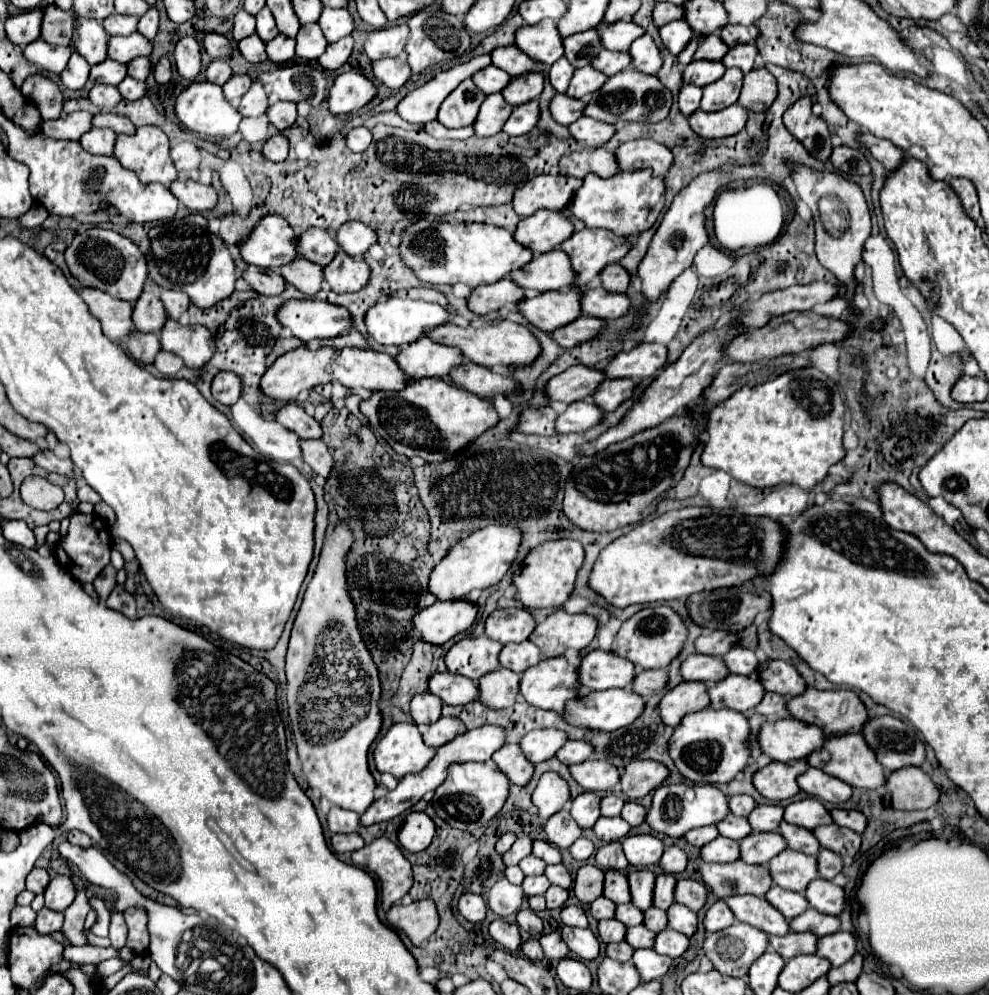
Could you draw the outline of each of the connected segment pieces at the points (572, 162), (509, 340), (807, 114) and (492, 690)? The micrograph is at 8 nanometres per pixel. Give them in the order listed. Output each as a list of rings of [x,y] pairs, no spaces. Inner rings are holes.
[[[583,149],[573,151],[559,161],[559,173],[567,177],[583,179],[587,173],[595,173],[599,177],[607,177],[615,173],[615,155],[611,151],[599,149]]]
[[[501,321],[497,325],[485,325],[485,327],[459,327],[459,325],[451,325],[451,323],[443,323],[439,327],[427,329],[425,331],[427,337],[431,337],[437,343],[455,347],[461,351],[461,355],[477,365],[483,365],[487,369],[495,367],[495,365],[529,365],[535,361],[535,357],[539,355],[539,343],[537,339],[529,333],[527,327],[519,325],[519,323],[511,323],[511,321]]]
[[[803,97],[795,101],[783,115],[783,123],[787,131],[803,143],[803,147],[817,157],[819,161],[827,161],[831,157],[833,145],[831,145],[831,133],[827,129],[827,123],[811,113],[811,99]]]
[[[499,667],[497,671],[483,675],[477,685],[479,703],[491,709],[505,709],[515,703],[515,697],[519,693],[519,675]]]

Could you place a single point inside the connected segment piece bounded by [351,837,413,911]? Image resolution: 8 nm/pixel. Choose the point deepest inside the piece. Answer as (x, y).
(383, 859)

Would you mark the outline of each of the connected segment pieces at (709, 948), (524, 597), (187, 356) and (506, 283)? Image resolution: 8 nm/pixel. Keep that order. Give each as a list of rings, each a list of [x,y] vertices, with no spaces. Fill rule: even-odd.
[[[735,923],[711,933],[703,943],[703,951],[719,973],[745,979],[751,963],[767,951],[767,935],[747,927],[747,923]]]
[[[551,539],[539,543],[531,549],[525,559],[521,561],[521,569],[513,575],[515,587],[515,601],[519,601],[525,609],[537,607],[561,607],[575,585],[577,569],[583,565],[583,545],[573,539]]]
[[[169,317],[159,339],[161,349],[179,355],[187,367],[201,367],[215,353],[213,335],[203,325],[181,325]]]
[[[503,277],[497,283],[479,285],[471,289],[471,295],[467,297],[467,307],[477,315],[487,315],[509,303],[517,303],[523,297],[523,289],[515,285],[509,277]]]

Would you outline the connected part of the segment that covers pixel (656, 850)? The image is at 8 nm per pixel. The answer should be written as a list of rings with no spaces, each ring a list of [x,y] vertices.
[[[631,835],[631,837],[625,837],[621,845],[623,845],[629,865],[637,869],[655,865],[661,859],[663,849],[665,849],[663,841],[653,835]]]

